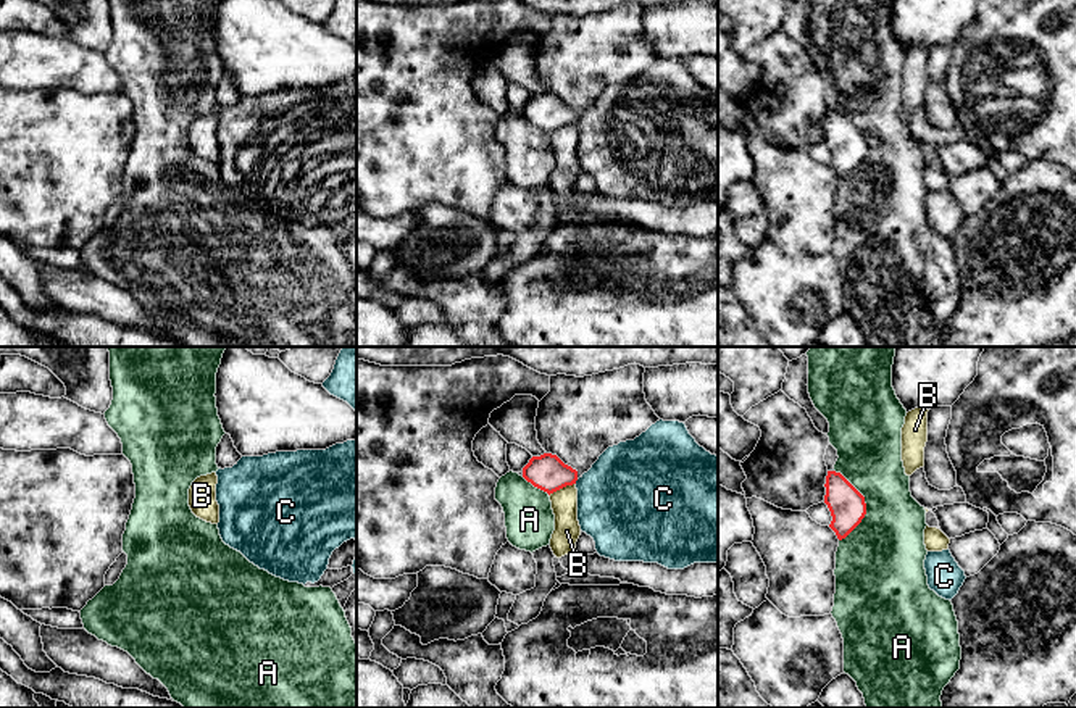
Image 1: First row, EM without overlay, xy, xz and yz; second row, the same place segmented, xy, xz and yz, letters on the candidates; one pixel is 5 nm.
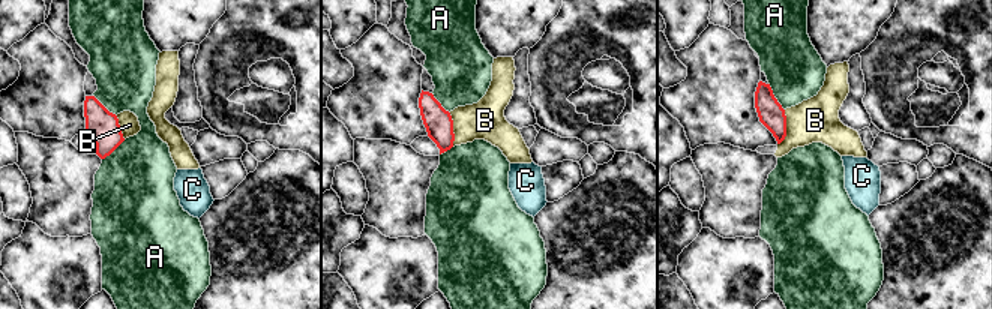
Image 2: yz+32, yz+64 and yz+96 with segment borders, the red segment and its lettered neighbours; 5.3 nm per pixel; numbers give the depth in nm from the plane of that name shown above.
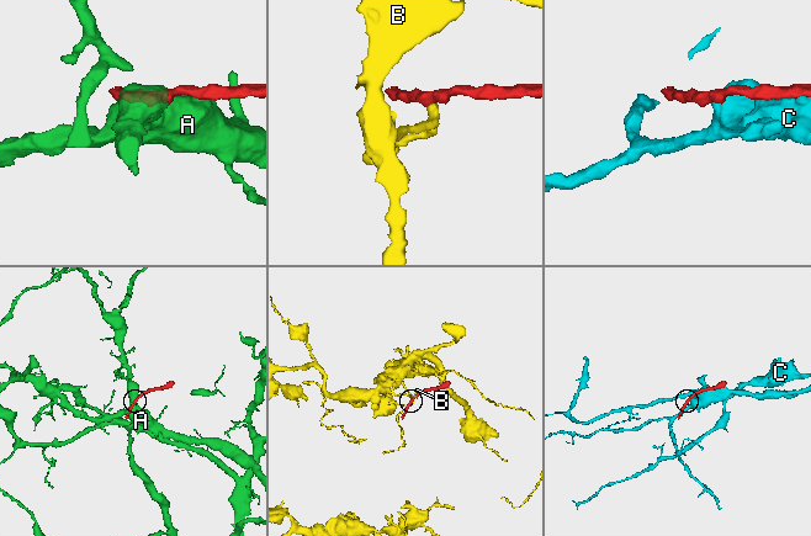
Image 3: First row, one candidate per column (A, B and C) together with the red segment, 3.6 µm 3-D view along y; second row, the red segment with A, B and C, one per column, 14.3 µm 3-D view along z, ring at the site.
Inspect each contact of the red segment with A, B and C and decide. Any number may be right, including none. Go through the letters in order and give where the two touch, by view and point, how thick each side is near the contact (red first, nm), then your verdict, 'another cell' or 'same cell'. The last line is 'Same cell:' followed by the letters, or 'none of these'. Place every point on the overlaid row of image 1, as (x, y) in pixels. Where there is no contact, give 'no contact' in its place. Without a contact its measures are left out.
A: meets red in yz at (865, 505); 180 nm thick on the red side, 380 nm on the other; another cell
B: meets red in xz at (562, 487); 180 nm thick on the red side, 130 nm on the other; another cell
C: meets red in xz at (576, 479); 180 nm thick on the red side, 440 nm on the other; another cell
Same cell: none of these

